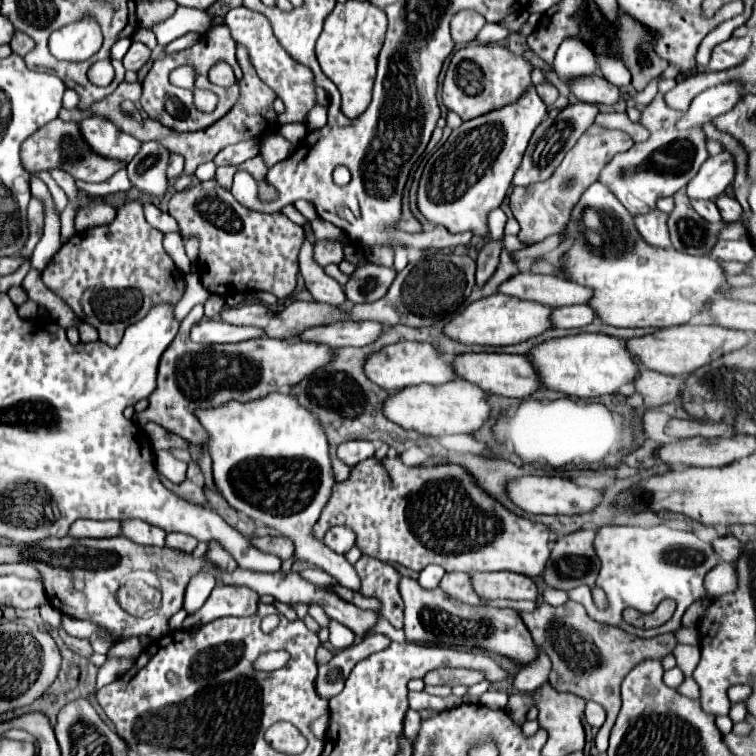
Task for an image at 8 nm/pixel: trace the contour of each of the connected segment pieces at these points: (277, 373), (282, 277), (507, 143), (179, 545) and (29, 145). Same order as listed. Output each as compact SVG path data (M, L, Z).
M178 330L172 346L162 354L158 368L158 386L148 396L148 408L134 416L134 420L144 426L146 422L156 422L172 434L186 438L188 442L206 446L204 428L194 426L196 408L220 406L228 400L256 400L278 388L294 386L312 370L324 366L334 350L324 344L300 342L300 340L276 340L258 338L238 344L196 344L188 338L190 330Z
M214 180L176 192L168 212L178 220L184 236L200 236L200 282L222 298L242 292L272 292L276 298L288 298L298 280L298 252L306 242L302 226L290 222L284 214L262 214L240 206L236 198Z
M532 88L518 102L468 120L452 130L450 138L428 160L428 178L420 178L420 214L426 220L444 226L448 232L472 230L478 236L486 236L488 212L502 204L530 136L546 114L546 104Z
M166 534L166 548L176 548L190 554L196 548L196 540L188 534Z
M60 118L48 122L40 130L36 130L28 140L22 142L22 162L30 174L50 170L52 166L62 166L62 170L68 170L68 174L72 174L76 180L86 182L108 180L116 170L120 170L120 162L100 158L98 154L92 154L92 150L88 150L88 144L84 144L84 138L80 138L78 124L62 122Z

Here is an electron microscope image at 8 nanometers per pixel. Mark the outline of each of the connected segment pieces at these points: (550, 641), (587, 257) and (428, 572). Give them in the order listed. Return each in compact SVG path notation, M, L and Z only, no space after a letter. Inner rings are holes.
M540 602L534 612L520 612L520 616L530 630L538 650L544 652L552 662L552 670L548 676L552 688L558 692L572 692L584 700L598 702L606 710L606 722L596 734L596 748L600 752L606 752L608 736L620 710L620 684L624 676L646 658L660 660L672 654L676 646L674 634L660 634L648 640L636 638L634 634L624 632L620 626L592 620L586 614L584 606L576 602L566 602L562 606Z
M594 182L574 206L570 222L562 230L562 242L566 240L572 240L572 244L562 254L562 276L592 290L588 306L600 322L610 326L668 328L686 324L694 314L704 312L718 290L726 286L720 262L708 256L690 256L674 248L650 246L636 230L634 216L600 182ZM586 206L602 214L600 228L584 228L582 210Z
M426 566L426 568L420 572L418 582L420 582L422 588L434 590L434 588L438 588L438 584L440 584L440 580L442 580L444 574L446 574L446 570L440 568L440 566Z

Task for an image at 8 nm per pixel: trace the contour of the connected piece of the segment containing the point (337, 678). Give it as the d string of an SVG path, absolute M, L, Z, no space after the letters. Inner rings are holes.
M372 634L368 638L364 638L360 644L354 644L350 648L340 650L328 664L318 668L318 678L316 678L316 690L322 698L330 700L332 696L336 696L342 686L344 680L348 678L352 666L364 658L368 658L374 652L384 650L392 640L386 634Z

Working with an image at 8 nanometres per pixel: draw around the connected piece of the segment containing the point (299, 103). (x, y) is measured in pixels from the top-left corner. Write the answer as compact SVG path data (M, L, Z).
M244 6L232 8L226 14L226 26L230 28L232 38L248 48L250 60L252 60L260 80L266 82L278 94L278 98L282 98L286 110L276 116L276 122L280 126L290 124L290 122L306 122L306 114L314 106L314 84L312 84L314 76L306 66L302 66L296 60L292 60L292 56L280 46L280 42L276 40L274 32L272 32L272 26L264 18L264 14L248 10Z

